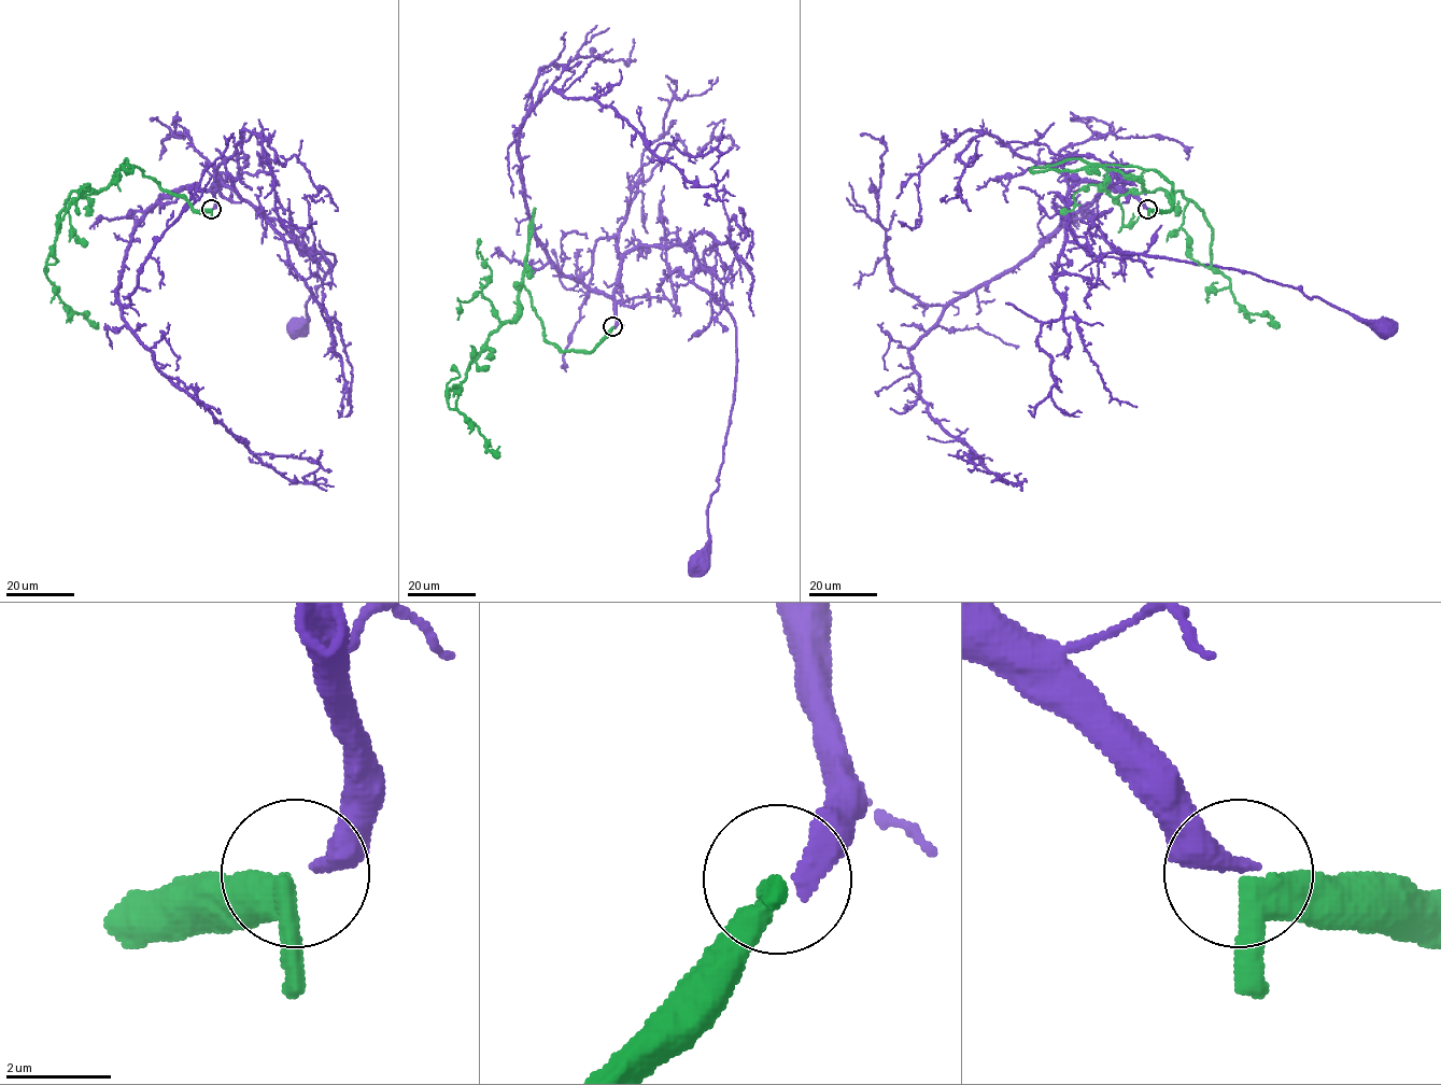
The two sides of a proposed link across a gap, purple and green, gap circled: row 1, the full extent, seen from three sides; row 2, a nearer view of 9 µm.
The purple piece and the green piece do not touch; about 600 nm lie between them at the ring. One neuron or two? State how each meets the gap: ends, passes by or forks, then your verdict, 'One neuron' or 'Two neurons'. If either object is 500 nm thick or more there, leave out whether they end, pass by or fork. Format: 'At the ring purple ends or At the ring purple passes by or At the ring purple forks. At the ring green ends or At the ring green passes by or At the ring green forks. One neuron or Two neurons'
At the ring purple ends. At the ring green passes by. Two neurons

